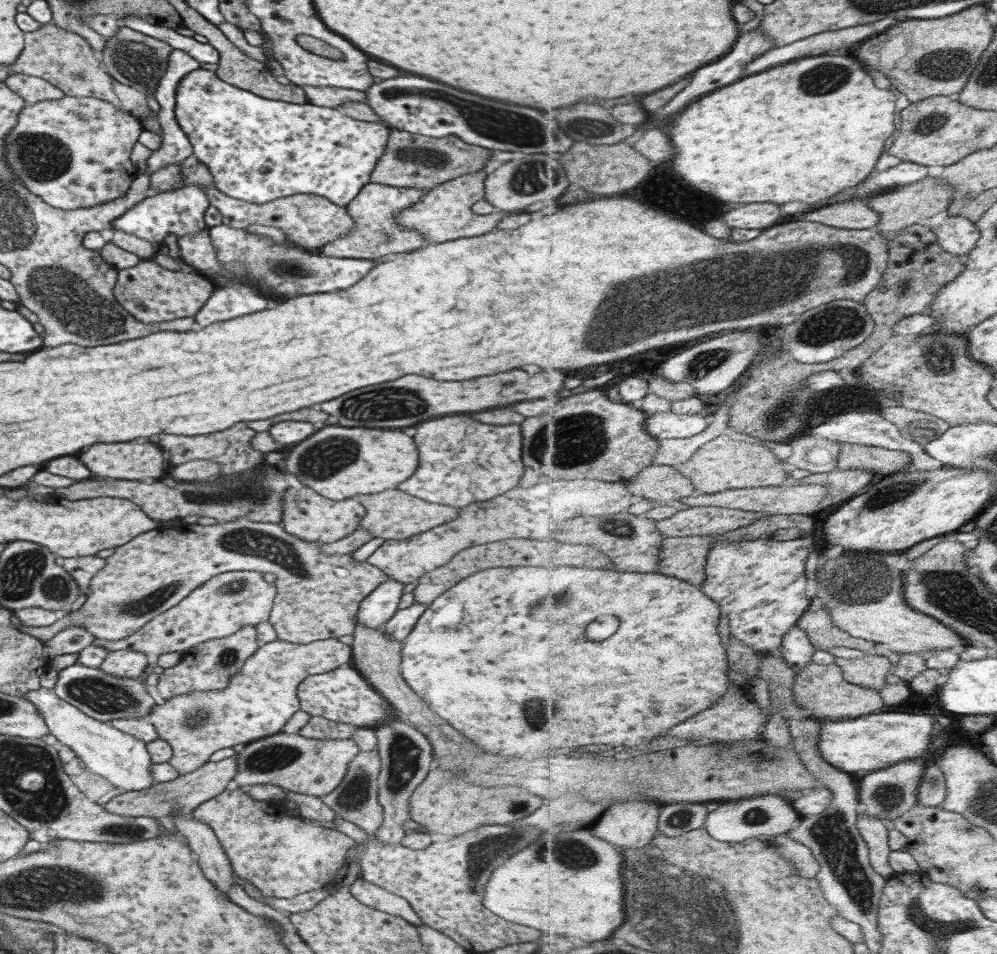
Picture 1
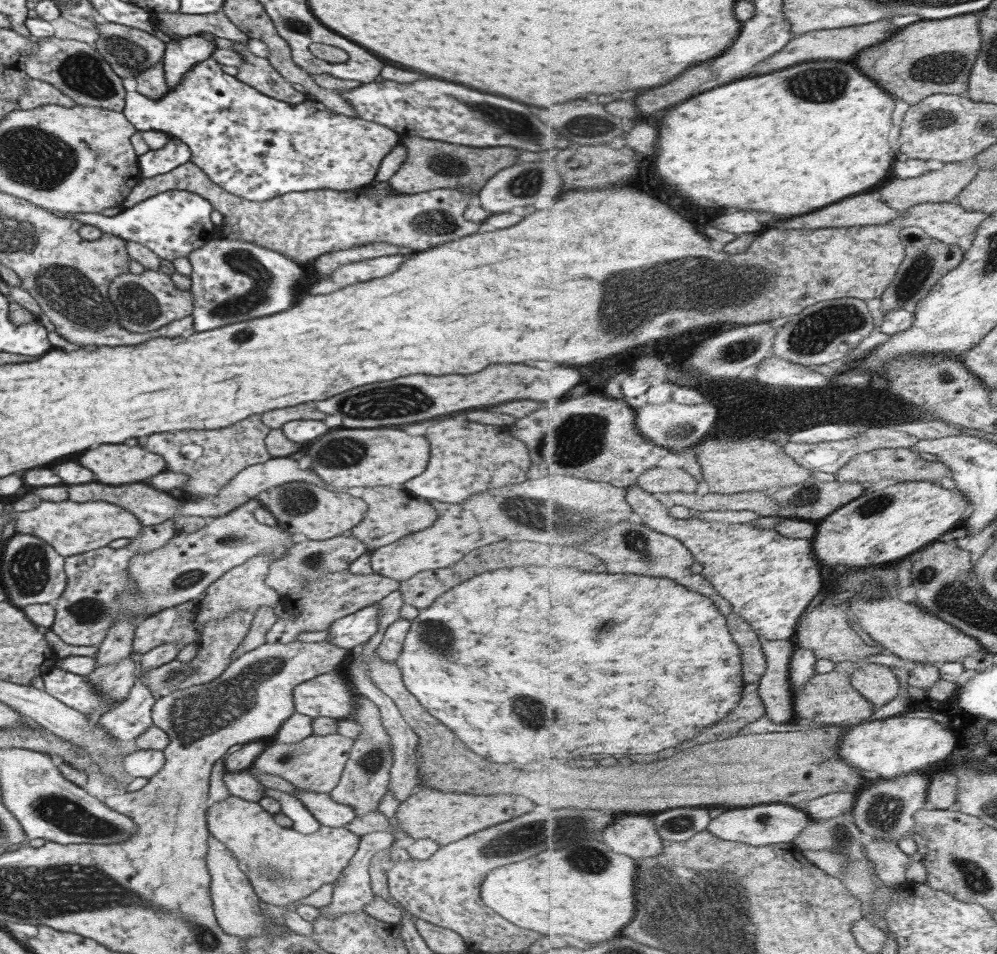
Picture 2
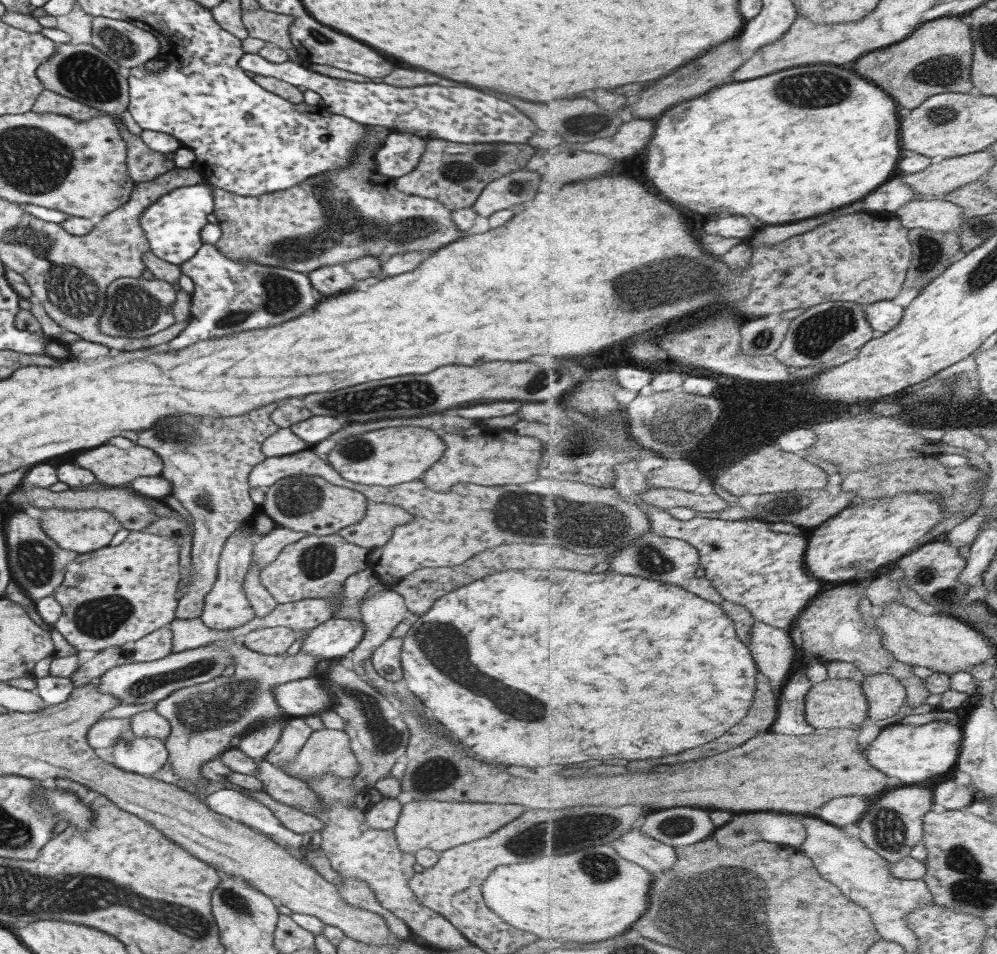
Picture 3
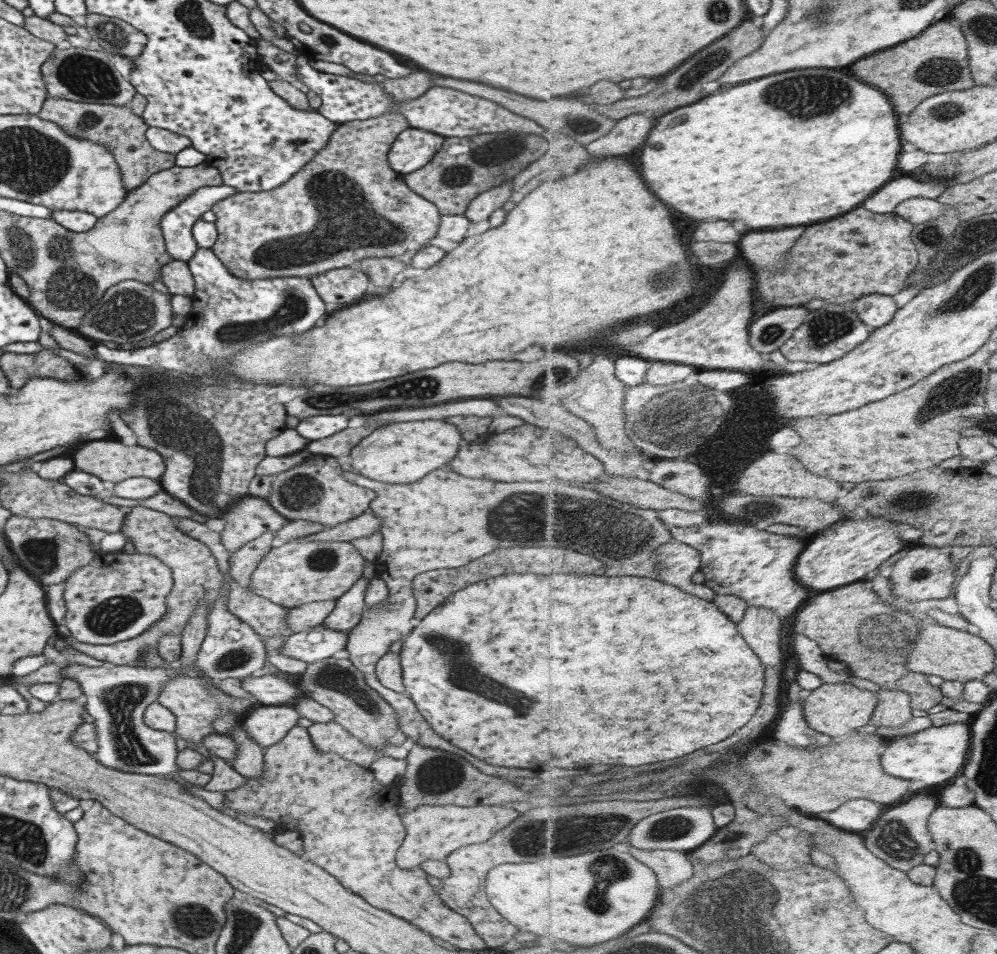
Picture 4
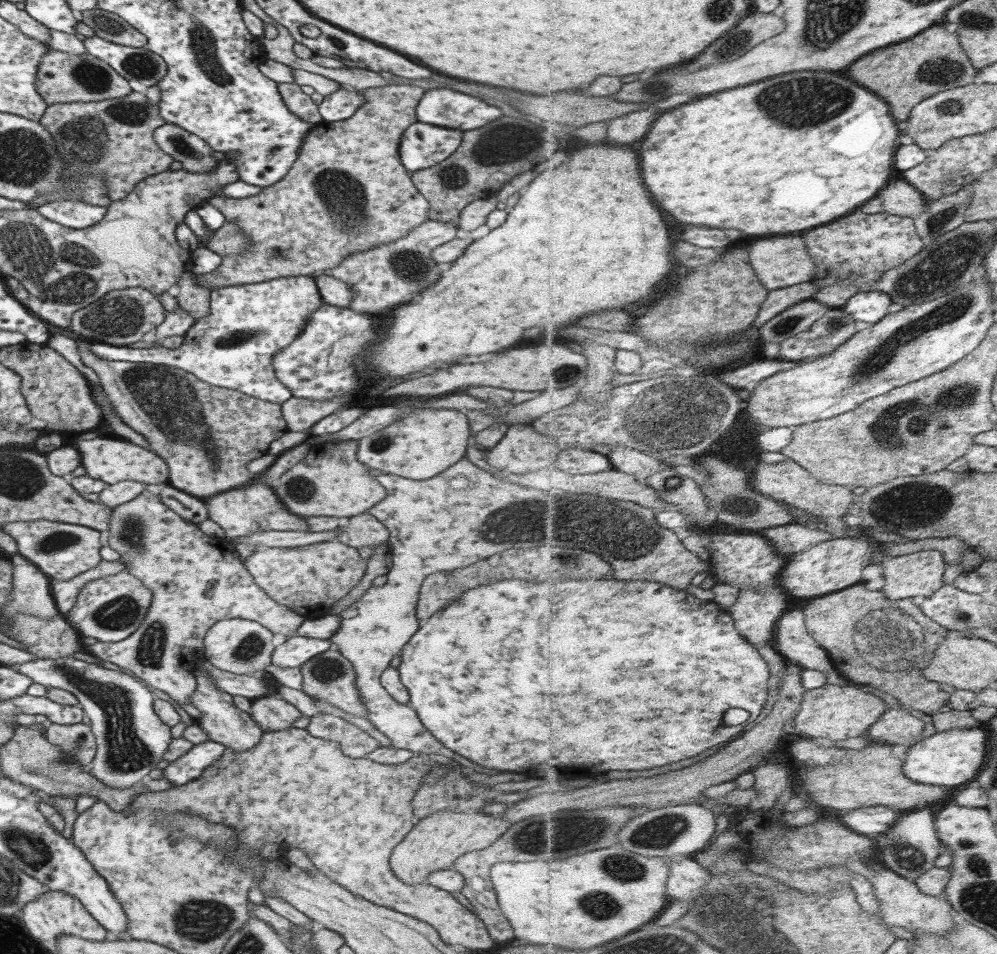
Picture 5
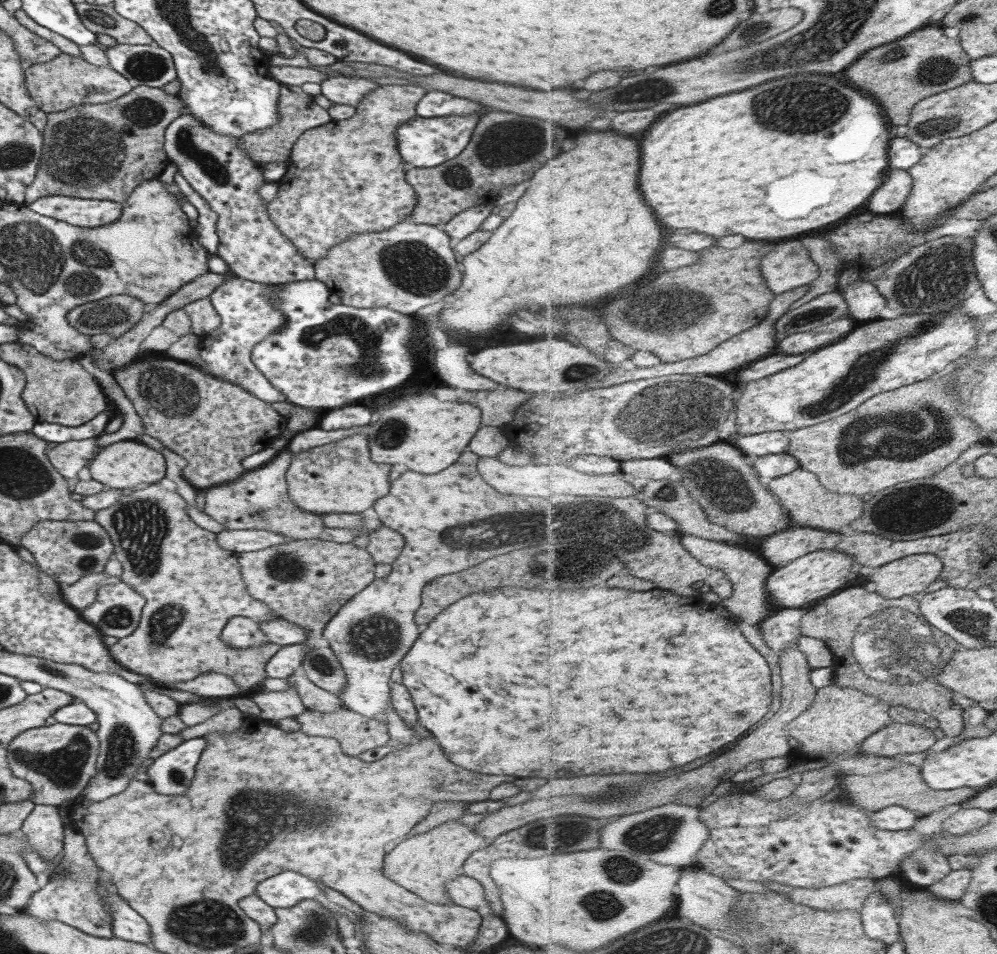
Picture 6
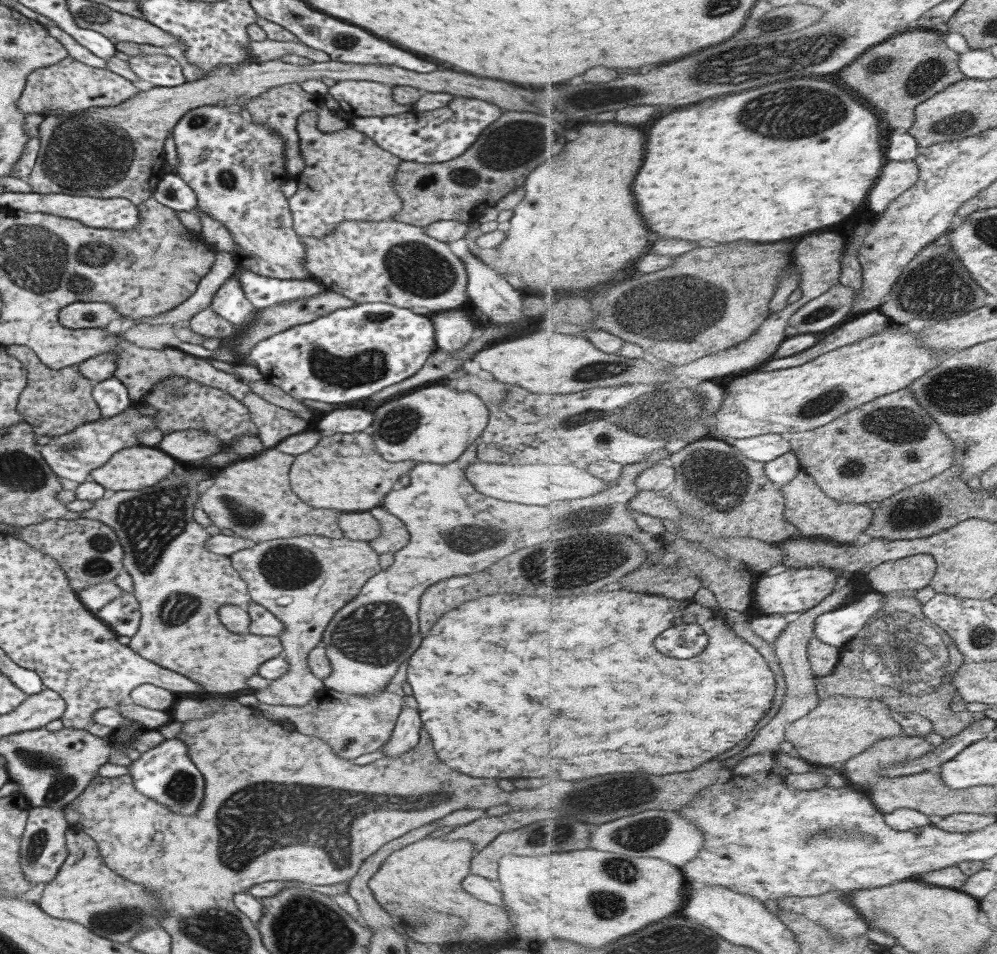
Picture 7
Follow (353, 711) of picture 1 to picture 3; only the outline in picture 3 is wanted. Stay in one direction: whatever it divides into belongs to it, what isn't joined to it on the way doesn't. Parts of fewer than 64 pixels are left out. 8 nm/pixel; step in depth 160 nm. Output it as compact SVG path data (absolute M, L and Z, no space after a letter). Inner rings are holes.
M313 677L275 686L273 697L281 712L290 718L315 715L331 709L333 700L325 691L323 680Z

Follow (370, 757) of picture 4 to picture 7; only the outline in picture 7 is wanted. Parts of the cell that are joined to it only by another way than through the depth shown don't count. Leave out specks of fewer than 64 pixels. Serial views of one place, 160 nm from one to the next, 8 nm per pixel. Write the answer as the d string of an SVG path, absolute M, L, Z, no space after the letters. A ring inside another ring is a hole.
M406 662L401 663L394 676L387 682L387 686L372 697L333 693L322 688L307 704L300 707L259 703L256 708L270 721L280 723L289 720L299 734L321 738L331 746L335 756L351 761L353 758L377 751L390 737L402 709L401 698L405 696L403 683L406 682L406 666Z

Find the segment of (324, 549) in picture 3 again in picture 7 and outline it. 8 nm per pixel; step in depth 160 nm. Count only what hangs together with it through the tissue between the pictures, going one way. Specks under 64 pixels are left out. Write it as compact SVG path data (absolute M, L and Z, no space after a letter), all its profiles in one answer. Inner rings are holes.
M301 535L293 538L277 538L259 542L238 550L229 556L232 567L245 582L250 600L264 606L283 625L279 634L282 645L281 656L287 663L287 670L266 688L257 689L254 696L259 703L275 706L296 706L307 704L322 688L322 680L313 676L307 666L308 653L321 645L322 634L330 620L346 602L349 602L368 578L380 571L378 554L368 541L338 539L317 535Z

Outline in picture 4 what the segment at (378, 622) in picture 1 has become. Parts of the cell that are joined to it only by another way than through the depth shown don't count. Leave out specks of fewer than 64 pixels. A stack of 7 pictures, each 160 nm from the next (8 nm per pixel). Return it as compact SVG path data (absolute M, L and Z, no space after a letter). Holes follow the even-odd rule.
M318 625L306 632L287 636L278 654L307 664L333 657L335 652L345 648L345 644L347 644L347 632L333 631Z

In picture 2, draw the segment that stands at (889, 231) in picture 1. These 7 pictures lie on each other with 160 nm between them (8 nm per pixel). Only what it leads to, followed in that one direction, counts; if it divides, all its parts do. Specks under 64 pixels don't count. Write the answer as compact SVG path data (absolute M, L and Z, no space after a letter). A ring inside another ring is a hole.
M974 160L944 164L941 169L923 174L919 178L892 178L889 183L879 190L877 196L887 206L891 206L893 210L897 210L900 214L909 212L917 204L929 204L929 202L933 202L933 204L953 203L957 201L965 187L978 177L980 172L981 170Z

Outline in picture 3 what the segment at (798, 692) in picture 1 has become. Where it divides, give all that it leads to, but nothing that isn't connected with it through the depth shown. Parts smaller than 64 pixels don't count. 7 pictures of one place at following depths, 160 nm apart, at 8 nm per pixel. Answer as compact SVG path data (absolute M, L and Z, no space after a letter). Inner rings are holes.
M831 679L814 684L806 696L806 719L816 729L848 730L852 724L861 725L869 718L870 704L857 681Z

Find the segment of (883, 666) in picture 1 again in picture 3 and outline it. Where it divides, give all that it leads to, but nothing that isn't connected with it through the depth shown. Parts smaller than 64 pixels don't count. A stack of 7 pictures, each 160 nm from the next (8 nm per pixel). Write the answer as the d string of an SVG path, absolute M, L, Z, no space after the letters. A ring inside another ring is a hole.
M891 674L867 676L861 688L867 695L870 711L869 718L885 720L897 716L903 705L907 704L908 694L905 686Z

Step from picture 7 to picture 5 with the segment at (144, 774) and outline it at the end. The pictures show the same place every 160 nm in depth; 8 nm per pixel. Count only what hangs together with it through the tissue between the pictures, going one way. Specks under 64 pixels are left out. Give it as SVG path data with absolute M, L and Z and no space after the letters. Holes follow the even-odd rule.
M213 741L191 745L187 754L169 762L169 765L162 769L162 778L175 787L185 784L197 778L205 766L221 758L224 748L222 744Z

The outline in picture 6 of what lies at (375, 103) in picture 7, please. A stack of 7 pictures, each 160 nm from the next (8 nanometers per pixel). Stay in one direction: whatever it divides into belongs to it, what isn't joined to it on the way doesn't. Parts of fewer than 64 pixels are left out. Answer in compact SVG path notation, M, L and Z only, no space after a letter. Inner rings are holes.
M333 76L320 82L320 93L332 103L357 106L366 94L378 84L361 77Z

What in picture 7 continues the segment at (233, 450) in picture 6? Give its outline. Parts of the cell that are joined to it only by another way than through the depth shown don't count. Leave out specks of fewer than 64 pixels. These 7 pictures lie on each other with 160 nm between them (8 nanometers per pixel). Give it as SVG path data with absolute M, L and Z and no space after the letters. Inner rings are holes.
M168 376L158 380L139 403L157 410L151 418L163 434L189 429L200 430L212 434L220 442L220 446L231 445L237 437L258 434L257 427L250 421L251 414L244 404L222 390L203 386L182 376Z

